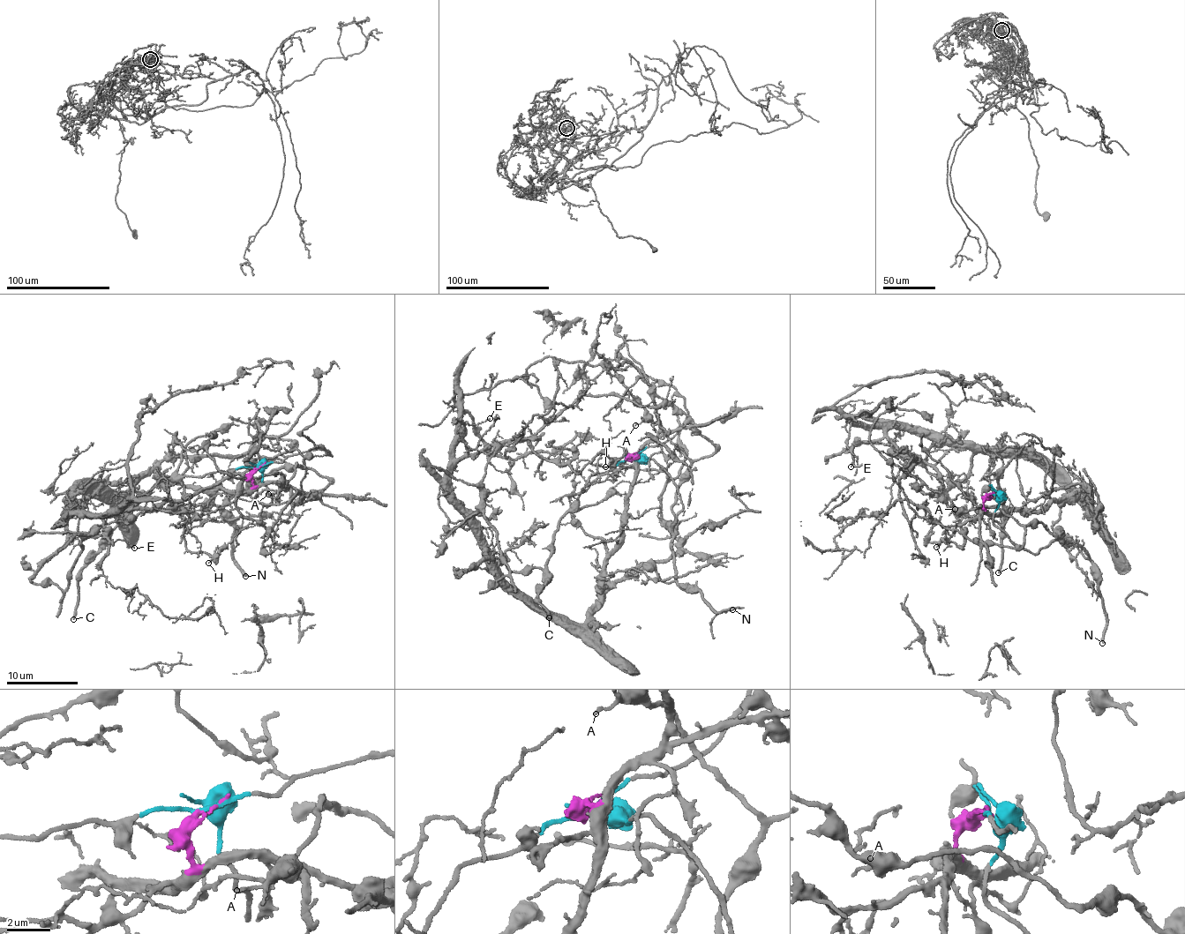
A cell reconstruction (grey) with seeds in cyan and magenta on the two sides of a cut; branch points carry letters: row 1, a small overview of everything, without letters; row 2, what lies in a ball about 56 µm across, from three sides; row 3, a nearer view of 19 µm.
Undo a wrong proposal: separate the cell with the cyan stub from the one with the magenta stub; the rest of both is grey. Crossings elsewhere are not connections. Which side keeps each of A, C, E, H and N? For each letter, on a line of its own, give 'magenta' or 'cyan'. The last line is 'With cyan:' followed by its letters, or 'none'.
A: cyan
C: cyan
E: magenta
H: magenta
N: cyan
With cyan: A, C, N

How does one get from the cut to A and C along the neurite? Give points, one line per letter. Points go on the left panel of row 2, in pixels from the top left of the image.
A: (254, 468), (272, 503), (266, 506), (251, 496), (261, 477), (303, 469), (295, 464), (281, 491), (267, 495)
C: (254, 468), (238, 467), (158, 482), (132, 511), (131, 517), (111, 532), (106, 546), (83, 571), (72, 619)

